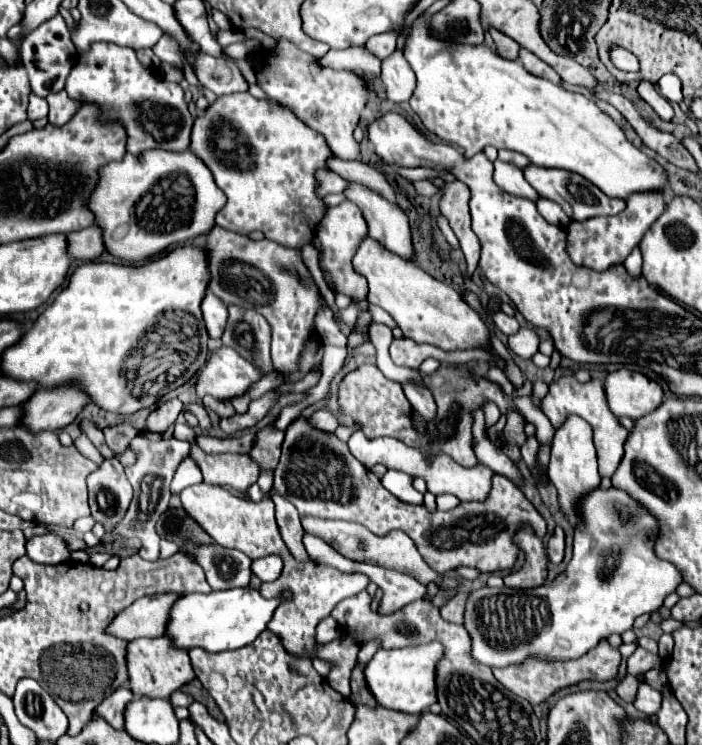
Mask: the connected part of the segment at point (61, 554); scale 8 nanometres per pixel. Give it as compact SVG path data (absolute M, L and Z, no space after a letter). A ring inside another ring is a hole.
M43 533L43 535L35 535L27 541L27 555L37 561L37 563L65 563L71 557L71 551L65 543L65 539L61 539L57 533Z

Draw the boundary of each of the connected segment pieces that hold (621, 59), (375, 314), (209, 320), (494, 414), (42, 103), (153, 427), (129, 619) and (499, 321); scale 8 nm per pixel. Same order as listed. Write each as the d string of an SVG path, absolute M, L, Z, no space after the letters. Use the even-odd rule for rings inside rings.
M613 45L609 49L609 57L611 57L613 65L621 71L637 71L639 69L637 57L633 57L633 53L629 53L627 49L621 49L619 45Z
M369 305L369 315L373 319L373 323L385 323L389 329L395 329L397 323L393 323L393 317L389 317L381 307L377 305Z
M207 291L201 301L201 311L203 311L203 319L205 319L209 337L219 339L223 335L223 329L227 323L227 305L221 303L211 291Z
M493 401L483 403L483 407L481 407L481 409L483 409L483 413L485 413L485 427L487 427L487 429L499 421L501 411L497 409L497 405L493 405Z
M31 95L27 113L29 113L29 119L31 119L31 121L33 121L33 119L47 117L47 101L45 101L45 99L41 99L41 97L37 97L37 95Z
M179 399L165 401L161 407L157 407L155 411L149 413L149 417L145 421L145 431L149 431L149 433L165 433L175 423L181 409L183 409L183 403Z
M177 595L141 597L133 605L117 613L113 621L105 627L105 633L123 641L133 641L141 637L161 637L169 617L169 609L175 599Z
M503 311L493 313L493 323L495 323L495 325L497 325L497 329L499 329L501 333L505 333L505 335L513 335L513 333L519 329L517 319L515 319L515 317L505 315Z

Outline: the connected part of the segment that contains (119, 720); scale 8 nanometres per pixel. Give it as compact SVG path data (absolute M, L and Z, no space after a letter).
M121 687L111 697L105 697L105 701L95 709L93 717L103 717L113 729L123 729L123 709L131 699L133 693L127 687Z

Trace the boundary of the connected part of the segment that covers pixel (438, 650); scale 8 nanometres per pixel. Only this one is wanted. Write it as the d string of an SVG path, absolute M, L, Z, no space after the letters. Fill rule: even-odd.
M427 643L419 647L403 649L377 649L373 659L365 665L367 689L375 697L377 705L399 713L423 713L435 701L435 663L441 659L443 647L439 643Z

